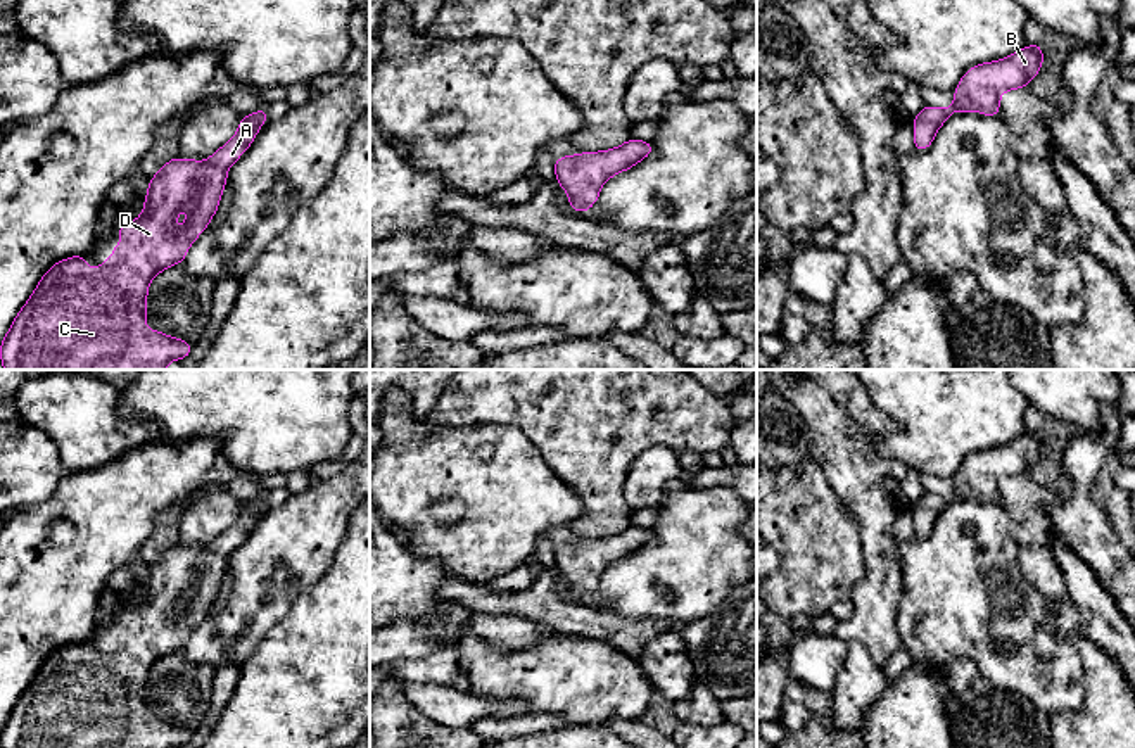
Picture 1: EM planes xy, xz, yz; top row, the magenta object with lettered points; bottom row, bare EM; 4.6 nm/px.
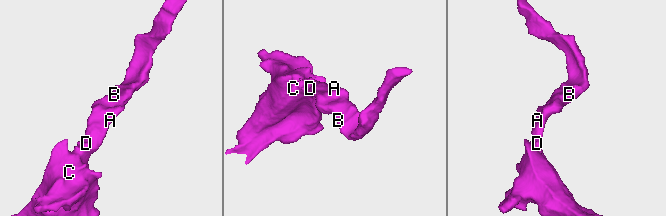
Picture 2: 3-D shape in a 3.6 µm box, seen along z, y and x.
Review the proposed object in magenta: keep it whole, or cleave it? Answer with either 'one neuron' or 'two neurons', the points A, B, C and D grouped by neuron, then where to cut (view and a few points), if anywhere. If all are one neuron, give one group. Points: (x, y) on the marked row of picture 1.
one neuron; A B C D; no cut

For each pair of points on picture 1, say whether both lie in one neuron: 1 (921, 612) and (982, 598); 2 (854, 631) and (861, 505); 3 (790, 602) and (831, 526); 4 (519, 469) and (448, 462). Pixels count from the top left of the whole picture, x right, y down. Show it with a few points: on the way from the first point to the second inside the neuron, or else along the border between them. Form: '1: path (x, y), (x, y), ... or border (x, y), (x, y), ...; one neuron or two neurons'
1: path (937, 612), (945, 612), (961, 598), (966, 598); one neuron
2: path (876, 600), (876, 536); one neuron
3: path (804, 583), (819, 565), (819, 545); one neuron
4: path (501, 469), (465, 462); one neuron

